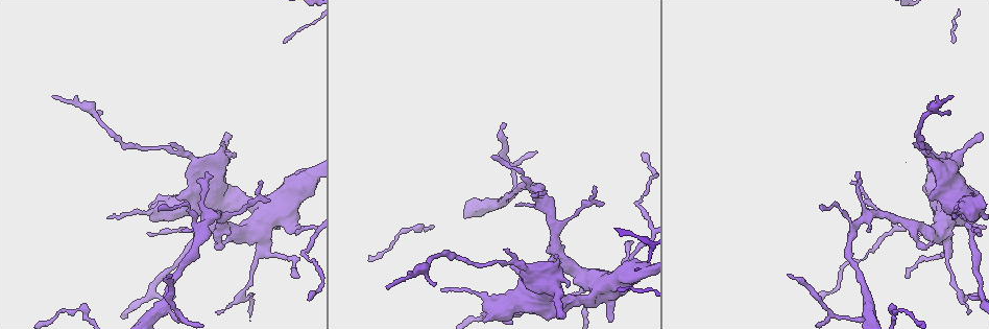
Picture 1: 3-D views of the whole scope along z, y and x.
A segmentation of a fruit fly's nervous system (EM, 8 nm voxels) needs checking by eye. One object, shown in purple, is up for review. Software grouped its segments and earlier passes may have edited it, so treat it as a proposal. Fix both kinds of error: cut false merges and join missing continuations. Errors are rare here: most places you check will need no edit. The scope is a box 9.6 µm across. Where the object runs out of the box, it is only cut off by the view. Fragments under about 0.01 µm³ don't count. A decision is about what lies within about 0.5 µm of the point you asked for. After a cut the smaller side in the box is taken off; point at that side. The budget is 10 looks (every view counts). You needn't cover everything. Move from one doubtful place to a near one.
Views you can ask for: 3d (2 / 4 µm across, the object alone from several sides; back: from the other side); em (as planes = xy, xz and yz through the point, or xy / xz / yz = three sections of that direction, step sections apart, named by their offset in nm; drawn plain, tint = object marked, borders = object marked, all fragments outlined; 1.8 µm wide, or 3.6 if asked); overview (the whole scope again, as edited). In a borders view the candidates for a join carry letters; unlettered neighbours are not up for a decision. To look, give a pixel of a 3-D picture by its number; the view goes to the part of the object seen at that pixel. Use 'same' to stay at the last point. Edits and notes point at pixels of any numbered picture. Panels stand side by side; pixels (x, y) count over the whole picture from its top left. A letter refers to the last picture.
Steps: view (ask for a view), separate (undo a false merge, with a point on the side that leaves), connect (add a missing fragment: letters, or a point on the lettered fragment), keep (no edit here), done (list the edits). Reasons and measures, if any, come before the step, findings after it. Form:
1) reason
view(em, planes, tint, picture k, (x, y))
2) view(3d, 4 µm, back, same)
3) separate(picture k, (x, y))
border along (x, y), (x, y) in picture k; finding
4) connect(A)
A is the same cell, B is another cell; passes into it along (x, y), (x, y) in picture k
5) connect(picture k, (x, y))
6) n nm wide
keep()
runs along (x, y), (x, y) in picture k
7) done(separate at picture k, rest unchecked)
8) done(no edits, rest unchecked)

thin neck
view(3d, 2 µm, picture 1, (245, 202))

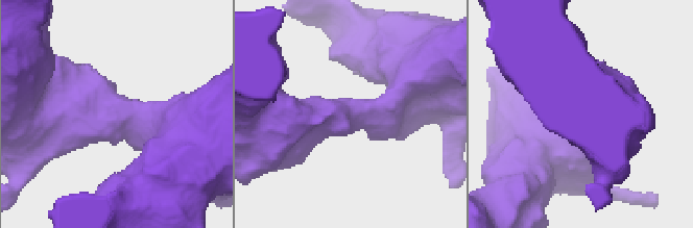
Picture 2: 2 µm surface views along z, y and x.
shape alone is not enough
view(em, planes, borders, picture 2, (349, 116))

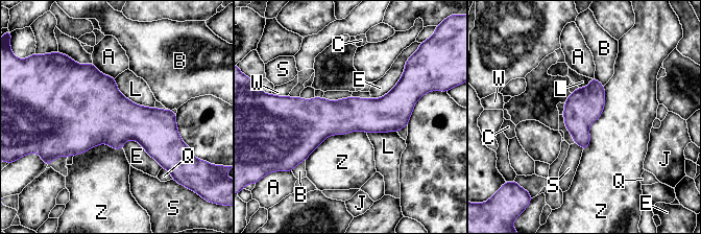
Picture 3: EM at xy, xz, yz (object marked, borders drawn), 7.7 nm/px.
260 nm wide
keep()
A, B, C, E, J, L, Q, S, W and Z are other cells; border along (604, 86), (604, 108), (583, 149) in picture 3; continuous, no second neuron

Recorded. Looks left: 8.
branch stops here
view(3d, 2 µm, picture 1, (929, 245))

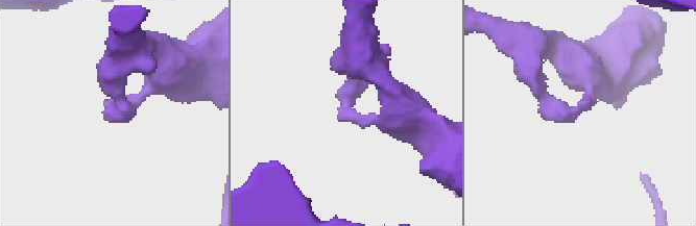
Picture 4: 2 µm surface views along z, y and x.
now the EM
view(em, planes, borders, picture 4, (343, 107))

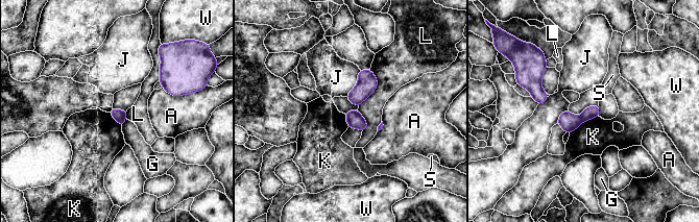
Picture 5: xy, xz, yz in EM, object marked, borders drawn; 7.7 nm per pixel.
keep()
A, G, J, K, L, S and W are other cells; border along (598, 116), (583, 121), (570, 133) in picture 5; none of them fits

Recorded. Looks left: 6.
thick turns thin
view(3d, 4 µm, picture 1, (521, 265))

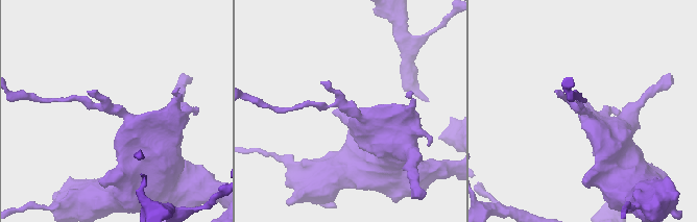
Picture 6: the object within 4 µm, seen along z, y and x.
need the tissue
view(em, planes, plain, picture 6, (354, 110))

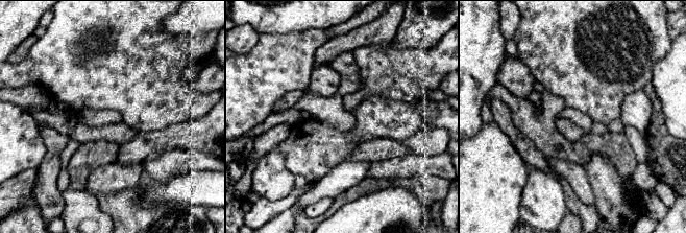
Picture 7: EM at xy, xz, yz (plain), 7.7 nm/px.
view(em, planes, borders, same)

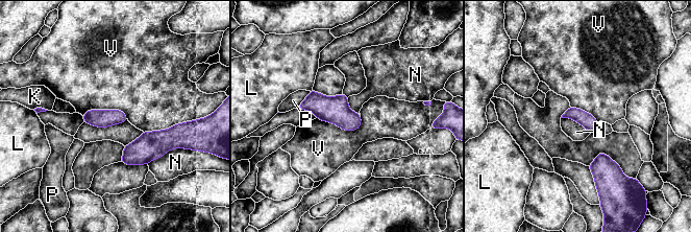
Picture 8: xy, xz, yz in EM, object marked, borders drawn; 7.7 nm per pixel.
keep()
K, L, N, P and V are other cells; border along (127, 119), (105, 126), (84, 122) in picture 8; continuous, no second neuron

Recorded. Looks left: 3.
free end
view(em, planes, borders, picture 1, (502, 124))

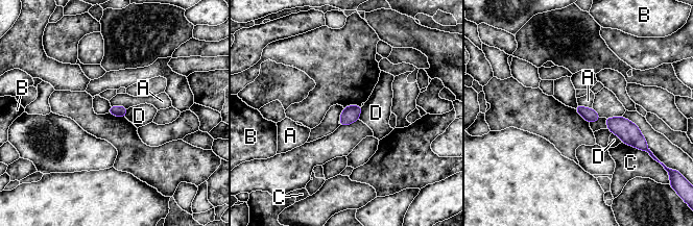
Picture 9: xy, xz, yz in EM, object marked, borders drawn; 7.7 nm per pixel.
80 nm wide
keep()
A, B, C and D are other cells; border along (111, 105), (123, 105), (127, 108) in picture 9; no lettered fragment goes on from it

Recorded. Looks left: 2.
done(no edits, rest unchecked)

